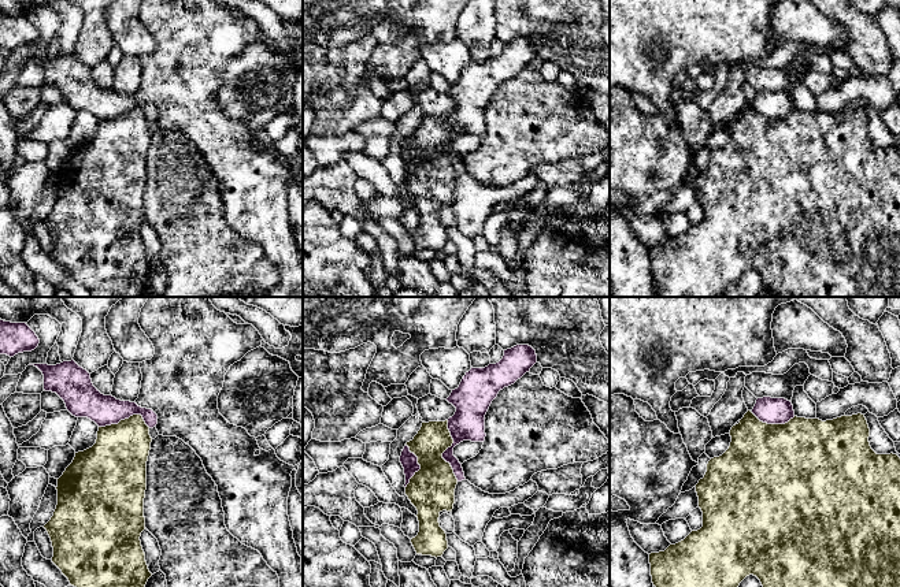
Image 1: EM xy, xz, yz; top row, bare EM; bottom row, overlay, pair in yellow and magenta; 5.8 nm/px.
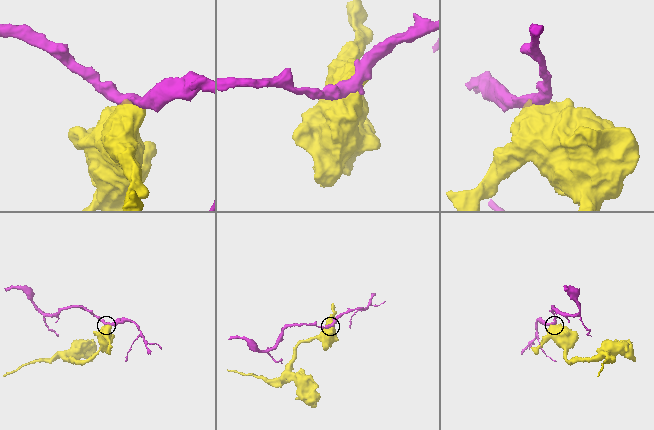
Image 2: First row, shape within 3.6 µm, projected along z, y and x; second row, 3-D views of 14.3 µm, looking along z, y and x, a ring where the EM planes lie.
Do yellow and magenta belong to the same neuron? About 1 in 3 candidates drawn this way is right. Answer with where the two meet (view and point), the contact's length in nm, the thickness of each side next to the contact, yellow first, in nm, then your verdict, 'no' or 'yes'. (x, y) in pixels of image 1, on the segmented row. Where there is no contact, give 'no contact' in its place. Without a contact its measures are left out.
contact xz (445, 449); length 360 nm; calibres 280 and 200 nm; no

